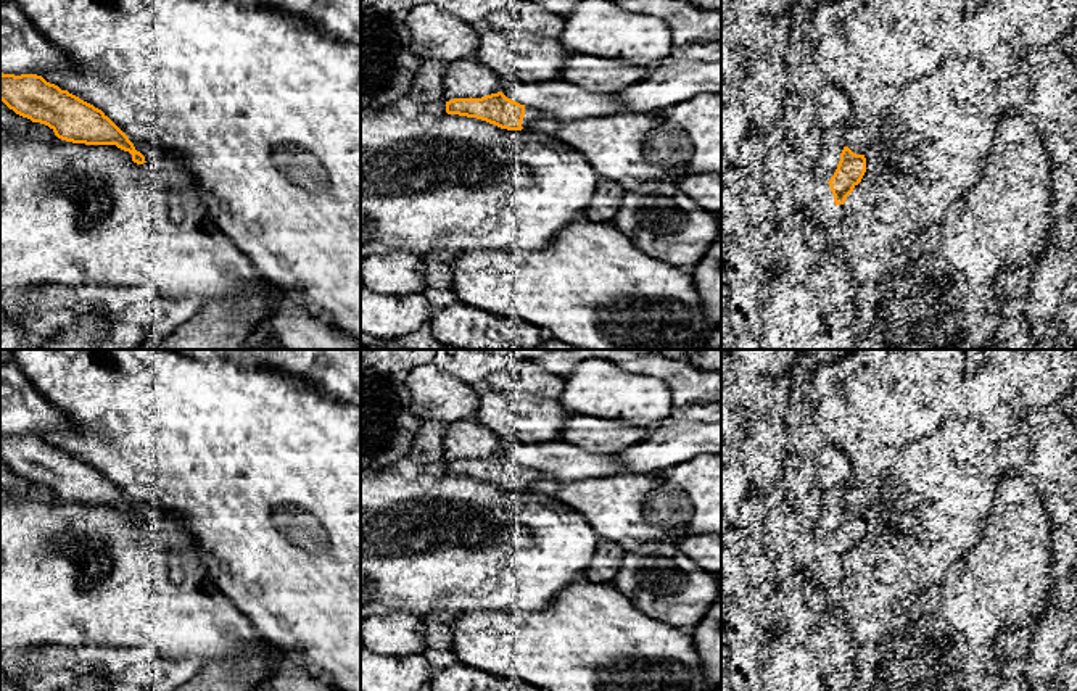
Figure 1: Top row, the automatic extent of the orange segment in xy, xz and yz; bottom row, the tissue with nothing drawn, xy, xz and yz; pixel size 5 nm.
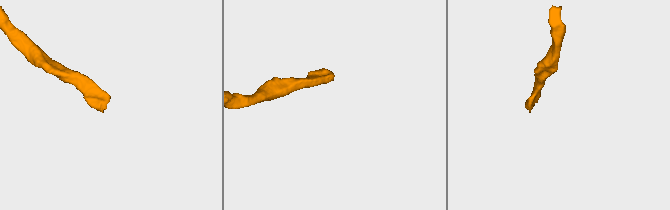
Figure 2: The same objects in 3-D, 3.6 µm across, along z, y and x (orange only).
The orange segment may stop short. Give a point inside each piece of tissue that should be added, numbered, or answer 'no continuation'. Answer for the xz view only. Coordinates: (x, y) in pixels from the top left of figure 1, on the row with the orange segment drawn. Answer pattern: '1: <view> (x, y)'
1: xz (532, 115)

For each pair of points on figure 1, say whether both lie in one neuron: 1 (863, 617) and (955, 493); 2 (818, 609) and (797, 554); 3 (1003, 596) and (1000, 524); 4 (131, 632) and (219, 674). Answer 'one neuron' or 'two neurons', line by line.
1: one neuron
2: two neurons
3: one neuron
4: two neurons

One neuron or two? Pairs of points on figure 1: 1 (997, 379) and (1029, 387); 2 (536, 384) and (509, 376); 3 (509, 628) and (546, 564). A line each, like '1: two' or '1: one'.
1: two
2: one
3: two

